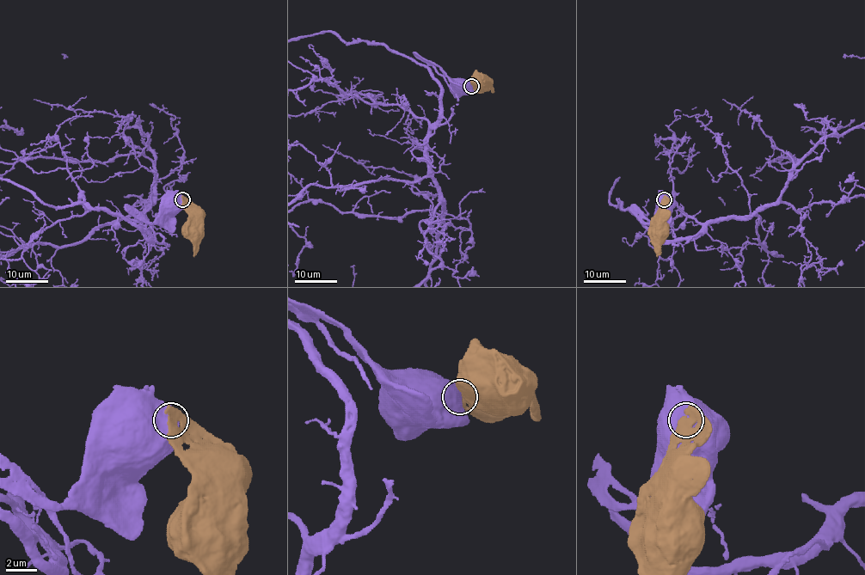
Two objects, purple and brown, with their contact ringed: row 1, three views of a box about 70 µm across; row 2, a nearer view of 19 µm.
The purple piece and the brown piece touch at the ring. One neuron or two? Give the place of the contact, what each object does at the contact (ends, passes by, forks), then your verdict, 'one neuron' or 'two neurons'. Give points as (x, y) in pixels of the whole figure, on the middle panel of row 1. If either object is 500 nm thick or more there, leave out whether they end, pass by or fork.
at (471, 86); two neurons

